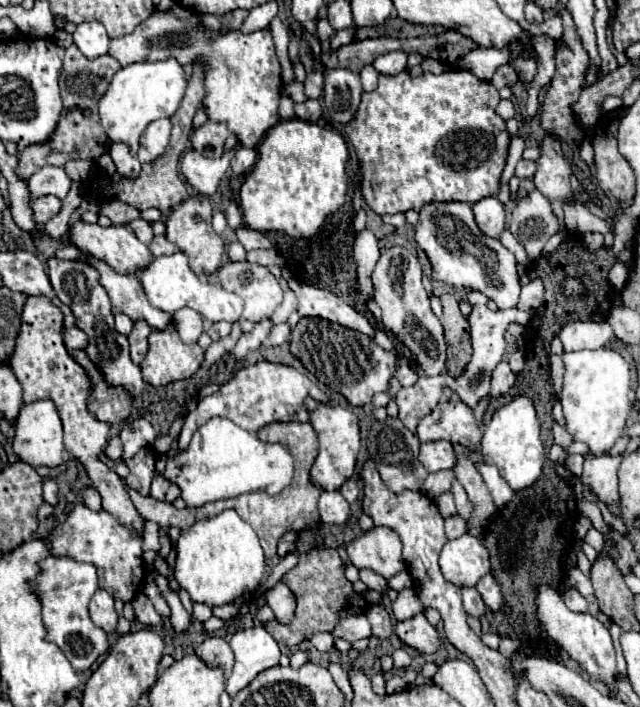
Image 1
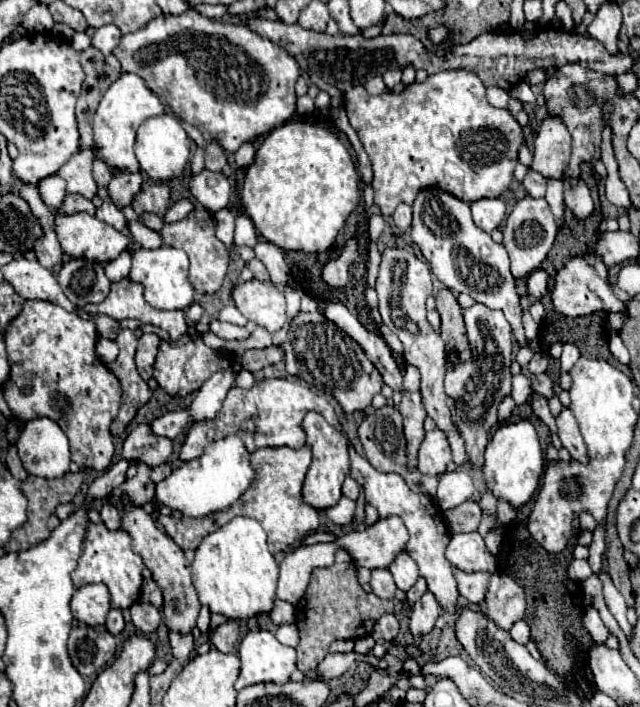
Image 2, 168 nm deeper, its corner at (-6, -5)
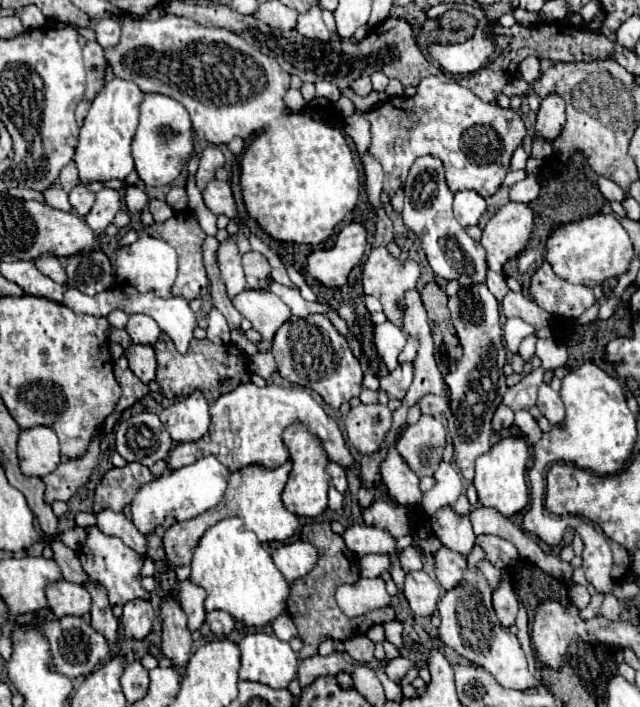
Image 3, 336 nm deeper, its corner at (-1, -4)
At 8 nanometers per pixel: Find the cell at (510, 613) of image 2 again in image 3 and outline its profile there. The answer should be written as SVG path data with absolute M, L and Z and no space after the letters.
M501 579L499 589L493 591L493 607L495 607L495 613L497 613L499 621L501 621L501 625L511 627L515 623L517 597L515 597L515 591L513 591L509 579Z

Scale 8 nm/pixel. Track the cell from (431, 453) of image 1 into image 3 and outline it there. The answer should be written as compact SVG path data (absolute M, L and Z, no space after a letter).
M421 415L417 423L407 425L397 441L397 453L403 457L403 461L409 465L409 469L417 475L417 477L425 477L425 475L433 475L437 465L441 463L441 455L445 449L445 429L443 425L431 417L431 415Z

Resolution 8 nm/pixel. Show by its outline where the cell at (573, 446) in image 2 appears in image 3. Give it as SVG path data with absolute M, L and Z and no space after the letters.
M541 383L537 389L537 407L549 419L549 423L561 423L565 419L565 407L557 391L553 391L547 383Z

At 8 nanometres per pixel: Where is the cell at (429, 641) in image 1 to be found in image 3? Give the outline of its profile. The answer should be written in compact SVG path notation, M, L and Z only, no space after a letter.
M409 571L405 575L403 591L413 613L433 615L439 601L439 589L437 583L425 571Z

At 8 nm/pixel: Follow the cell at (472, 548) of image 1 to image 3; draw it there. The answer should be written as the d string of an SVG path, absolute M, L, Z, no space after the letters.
M451 505L441 507L433 515L433 533L449 549L467 555L475 545L475 533L469 515L457 515Z

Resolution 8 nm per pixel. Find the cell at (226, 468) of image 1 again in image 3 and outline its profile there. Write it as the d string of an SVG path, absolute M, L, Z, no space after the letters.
M207 455L199 461L195 461L193 465L187 465L177 471L171 471L167 475L161 475L159 479L155 479L149 485L143 485L139 489L137 497L131 503L131 513L133 513L131 521L139 533L149 535L167 517L173 517L177 521L193 519L221 501L229 475L231 475L231 471L225 465L221 465L213 455Z

